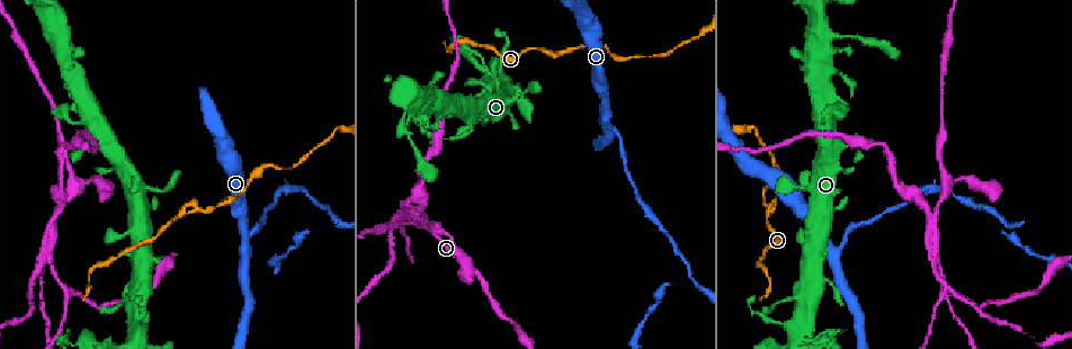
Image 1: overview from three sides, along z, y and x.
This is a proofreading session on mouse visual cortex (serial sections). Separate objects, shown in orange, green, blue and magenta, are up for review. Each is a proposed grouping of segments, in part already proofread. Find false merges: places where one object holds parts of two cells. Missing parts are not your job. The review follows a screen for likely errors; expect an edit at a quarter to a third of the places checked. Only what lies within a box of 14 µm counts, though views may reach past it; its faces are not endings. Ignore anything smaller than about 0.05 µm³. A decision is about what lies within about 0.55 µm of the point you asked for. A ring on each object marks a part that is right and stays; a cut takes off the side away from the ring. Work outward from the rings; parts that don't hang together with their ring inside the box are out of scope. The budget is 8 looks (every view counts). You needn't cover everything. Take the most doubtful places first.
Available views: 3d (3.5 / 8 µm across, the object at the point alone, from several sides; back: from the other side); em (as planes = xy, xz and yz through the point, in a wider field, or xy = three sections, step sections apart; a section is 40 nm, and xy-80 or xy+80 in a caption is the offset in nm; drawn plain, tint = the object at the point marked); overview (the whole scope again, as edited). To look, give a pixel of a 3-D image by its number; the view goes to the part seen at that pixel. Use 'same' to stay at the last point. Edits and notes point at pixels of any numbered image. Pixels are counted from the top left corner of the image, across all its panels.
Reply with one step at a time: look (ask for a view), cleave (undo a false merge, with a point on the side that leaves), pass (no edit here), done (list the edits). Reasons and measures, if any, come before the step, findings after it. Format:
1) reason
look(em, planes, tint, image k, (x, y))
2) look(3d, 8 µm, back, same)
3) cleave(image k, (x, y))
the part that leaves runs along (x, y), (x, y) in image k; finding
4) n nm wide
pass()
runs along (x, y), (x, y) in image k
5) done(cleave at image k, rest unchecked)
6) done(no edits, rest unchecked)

thin neck
look(3d, 8 µm, image 1, (936, 259))

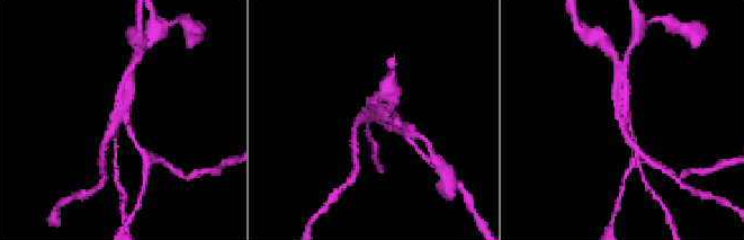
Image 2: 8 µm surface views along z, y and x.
look(3d, 3.5 µm, image 2, (626, 117))

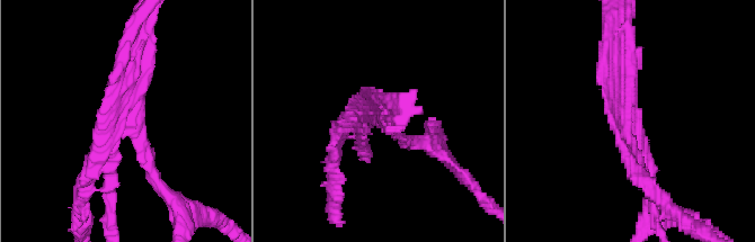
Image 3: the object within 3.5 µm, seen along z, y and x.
look(em, xy, step 1, tint, image 3, (632, 126))

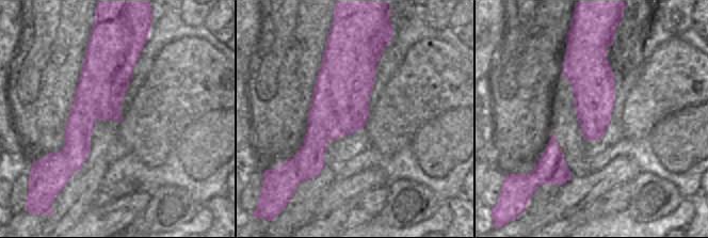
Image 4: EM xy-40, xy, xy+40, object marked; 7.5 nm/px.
cleave(image 3, (90, 161))
a second cell is stuck on

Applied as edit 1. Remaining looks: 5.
thin neck
look(3d, 3.5 µm, image 1, (532, 48))

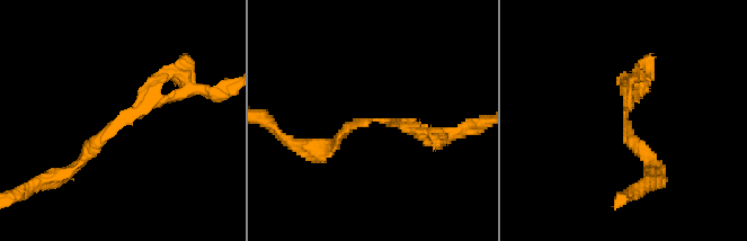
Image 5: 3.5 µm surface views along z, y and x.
now the EM
look(em, xy, step 2, tint, image 5, (625, 115))

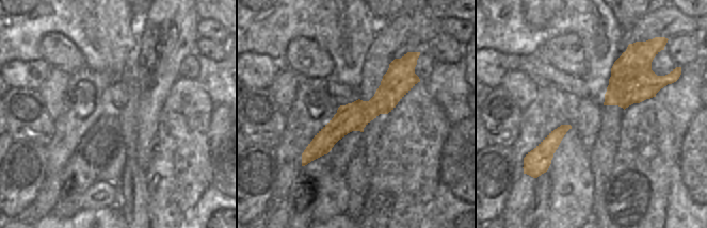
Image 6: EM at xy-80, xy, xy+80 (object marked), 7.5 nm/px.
pass()
runs along (78, 163), (133, 108), (193, 91) in image 5; continuous, no second cell

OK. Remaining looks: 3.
look(3d, 3.5 µm, image 1, (762, 197))

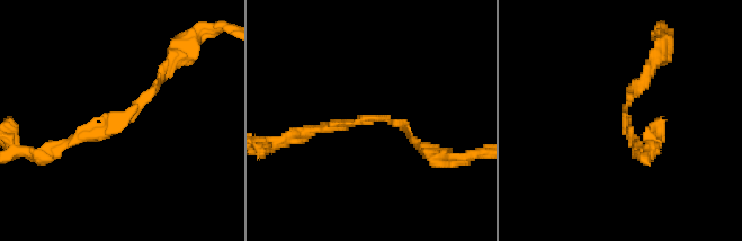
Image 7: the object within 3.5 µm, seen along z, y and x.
arms of 100, 150 nm
look(em, xy, step 3, tint, image 7, (129, 112))

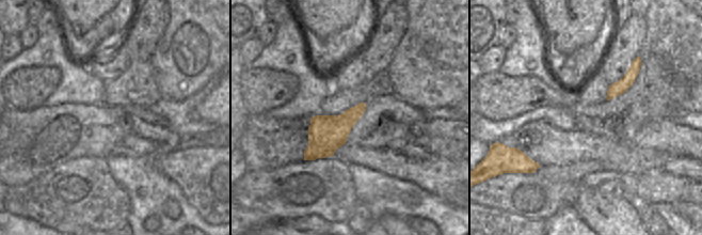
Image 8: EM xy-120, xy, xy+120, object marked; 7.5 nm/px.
pass()
runs along (69, 143), (124, 119), (172, 60) in image 7; all the same cell

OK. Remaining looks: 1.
done(cleave at image 3, rest unchecked)

